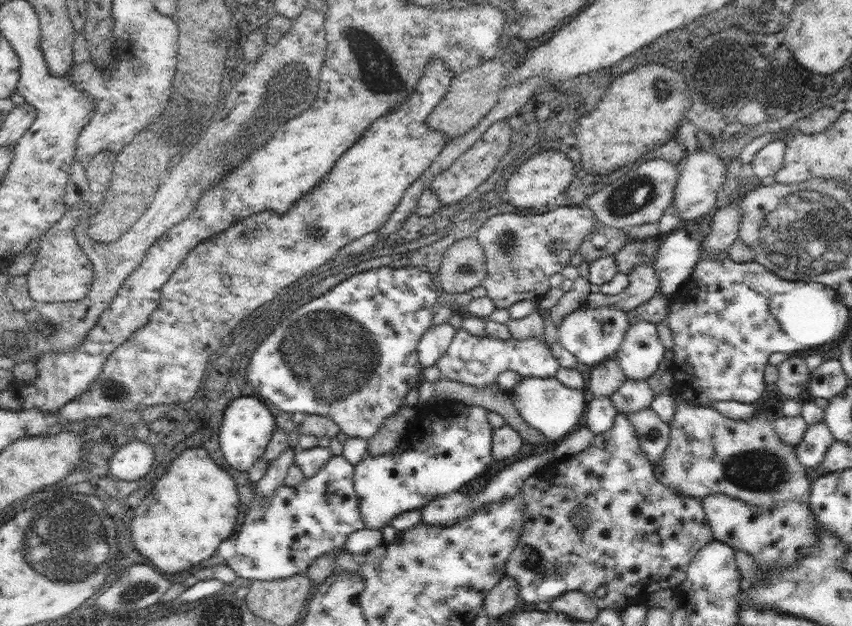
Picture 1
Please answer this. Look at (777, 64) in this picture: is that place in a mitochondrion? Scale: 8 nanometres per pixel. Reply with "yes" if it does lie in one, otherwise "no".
yes

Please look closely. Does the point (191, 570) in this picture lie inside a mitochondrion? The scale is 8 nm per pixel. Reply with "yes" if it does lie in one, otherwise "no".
no

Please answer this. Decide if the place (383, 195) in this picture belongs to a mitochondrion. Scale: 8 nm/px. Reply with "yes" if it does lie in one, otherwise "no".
no

